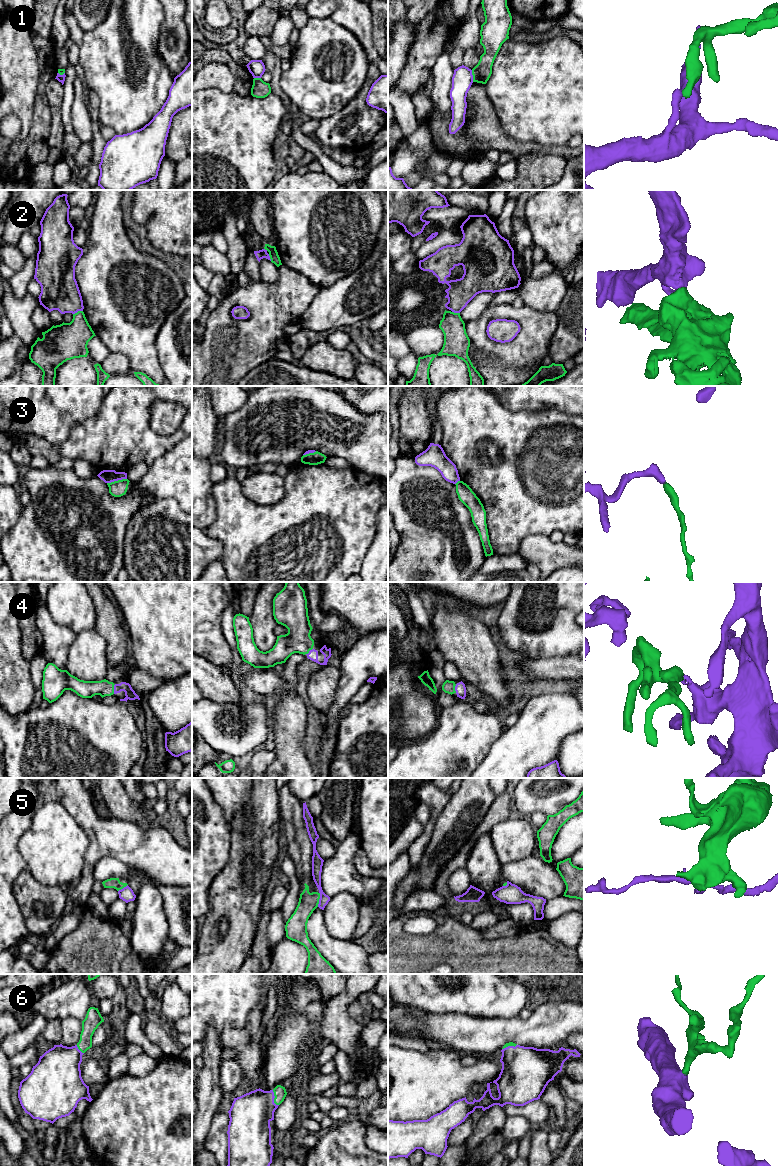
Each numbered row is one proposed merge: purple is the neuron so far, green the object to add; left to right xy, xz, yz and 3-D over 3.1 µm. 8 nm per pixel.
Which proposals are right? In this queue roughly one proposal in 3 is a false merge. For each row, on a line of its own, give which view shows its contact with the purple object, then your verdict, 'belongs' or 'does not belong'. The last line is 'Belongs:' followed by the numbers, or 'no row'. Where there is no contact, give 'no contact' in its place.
1: contact in yz; does not belong
2: contact in xy; does not belong
3: contact in xy; does not belong
4: contact in xy; belongs
5: contact in xz; does not belong
6: contact in xz; belongs
Belongs: 4, 6

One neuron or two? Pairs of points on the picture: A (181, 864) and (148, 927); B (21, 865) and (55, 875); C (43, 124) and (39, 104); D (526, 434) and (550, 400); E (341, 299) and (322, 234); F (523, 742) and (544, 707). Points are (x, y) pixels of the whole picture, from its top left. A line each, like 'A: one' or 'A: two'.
A: two
B: two
C: one
D: two
E: two
F: one

